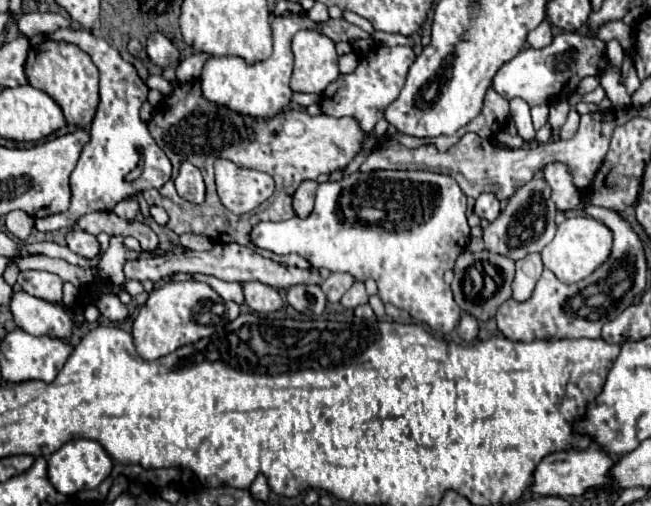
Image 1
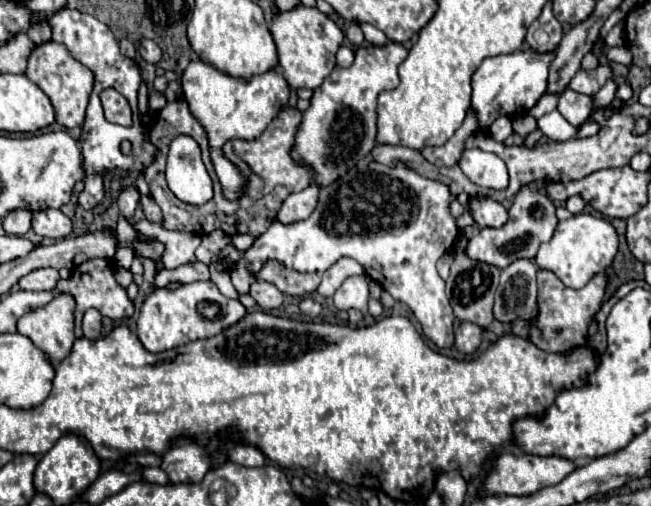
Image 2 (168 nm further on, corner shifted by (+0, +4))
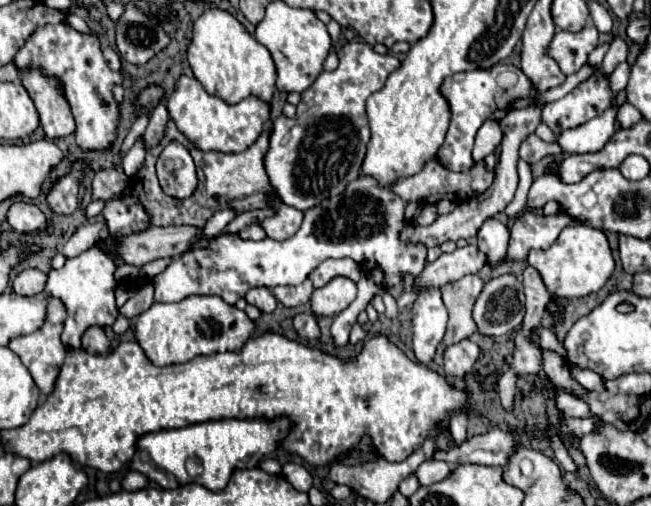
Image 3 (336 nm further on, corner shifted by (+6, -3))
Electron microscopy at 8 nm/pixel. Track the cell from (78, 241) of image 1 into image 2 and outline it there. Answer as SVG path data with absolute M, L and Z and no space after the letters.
M41 209L31 215L31 227L37 235L63 239L71 233L71 219L61 209Z

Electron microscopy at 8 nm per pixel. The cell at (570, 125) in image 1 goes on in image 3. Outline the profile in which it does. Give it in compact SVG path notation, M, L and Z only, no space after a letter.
M595 74L593 78L579 84L573 92L569 92L561 100L545 104L541 118L555 132L561 132L565 128L575 128L599 116L611 104L613 104L613 96L607 86L607 78Z

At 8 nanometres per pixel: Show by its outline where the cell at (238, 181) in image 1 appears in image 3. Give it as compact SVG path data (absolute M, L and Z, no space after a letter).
M179 76L173 94L167 100L169 116L175 120L177 128L197 144L201 150L219 150L219 152L243 152L247 150L263 132L263 126L267 124L271 116L271 104L249 96L241 100L239 104L227 104L219 96L209 94L197 78Z

